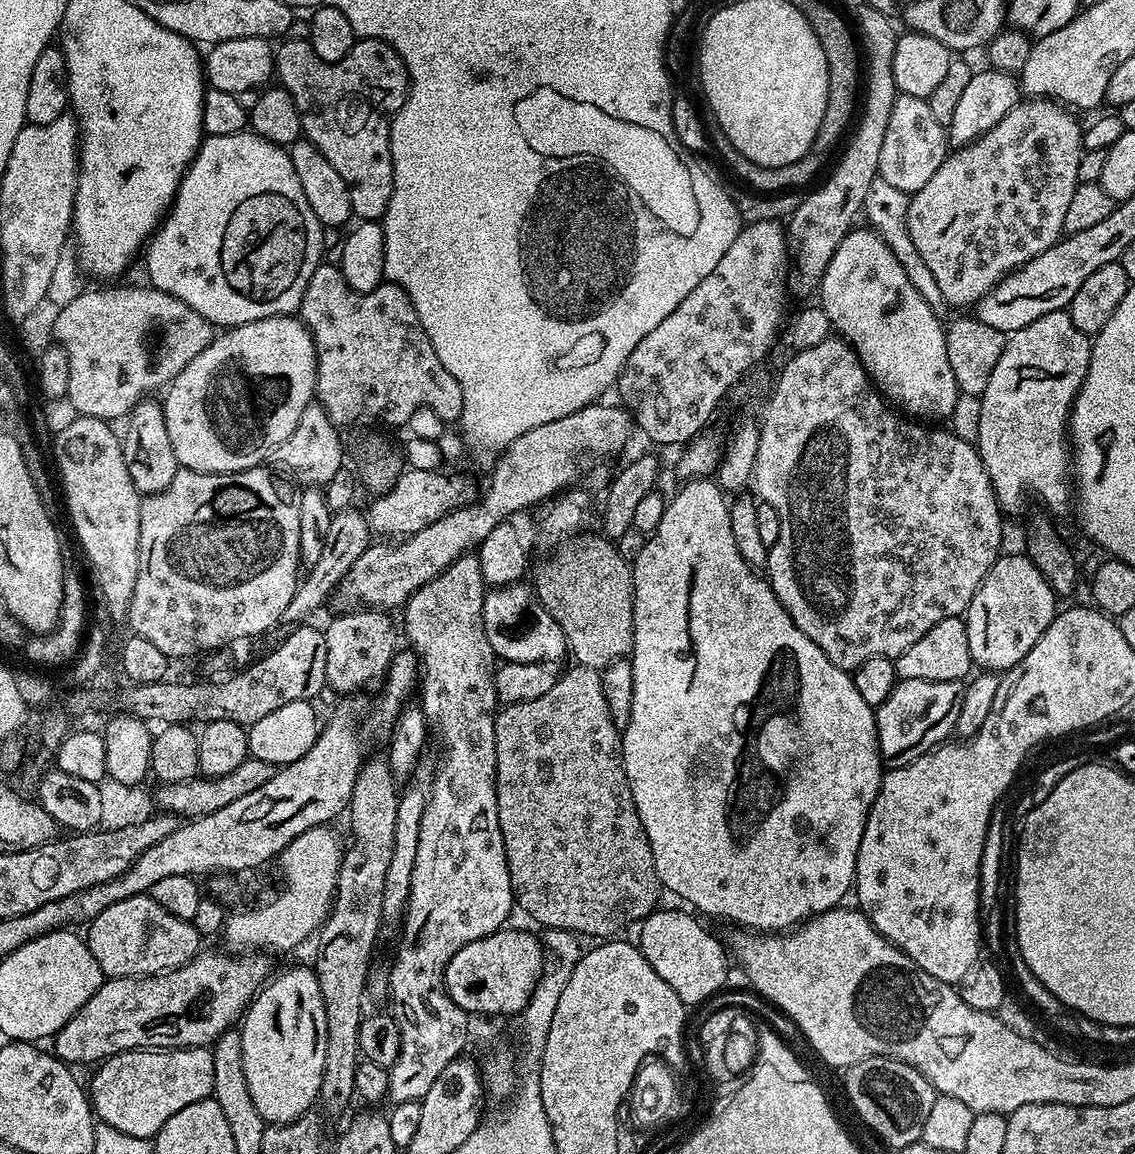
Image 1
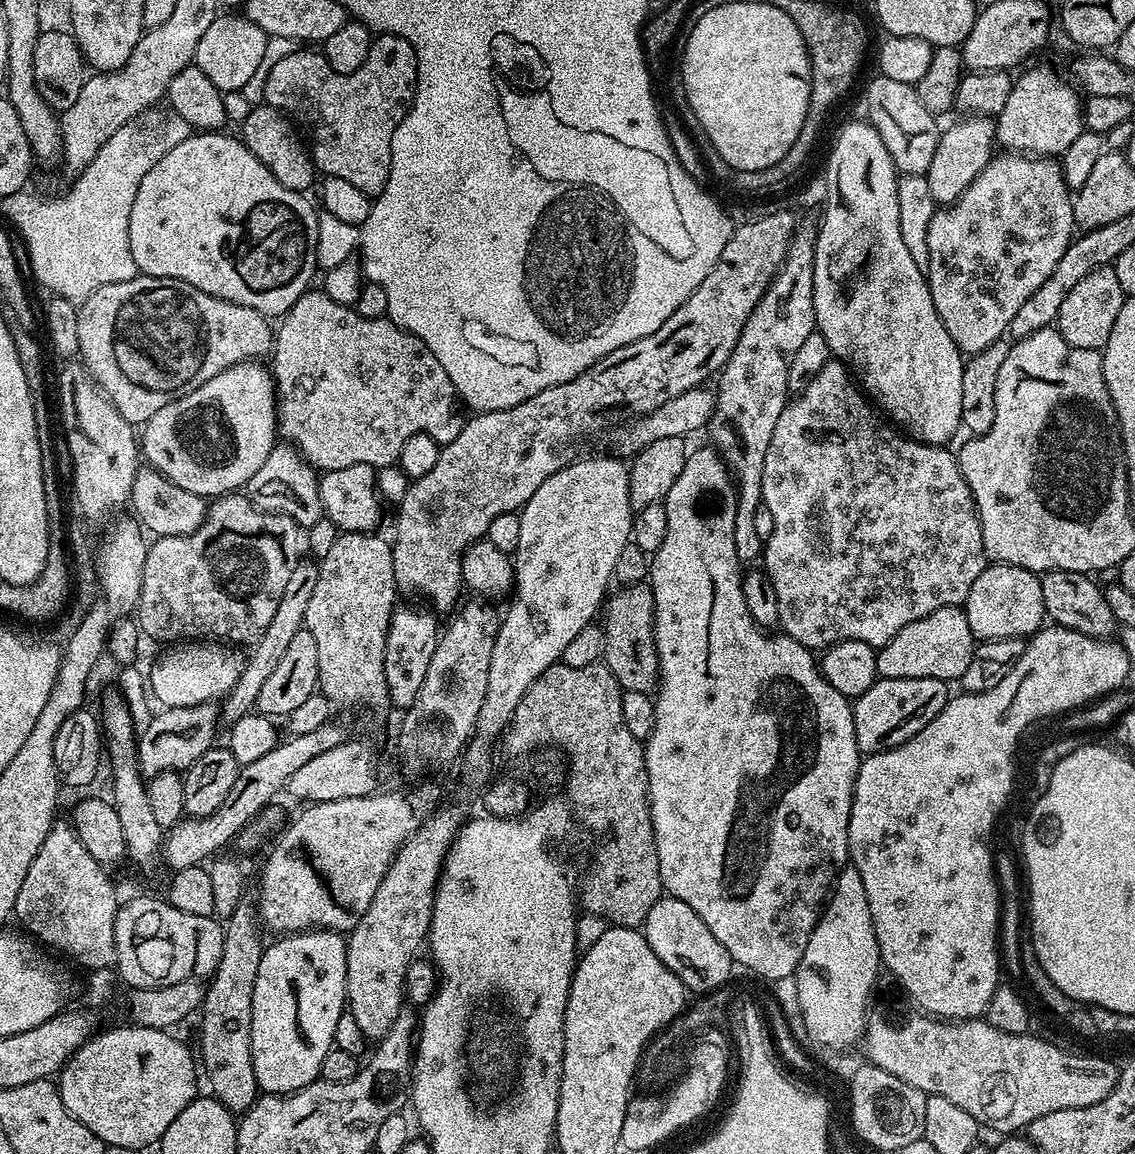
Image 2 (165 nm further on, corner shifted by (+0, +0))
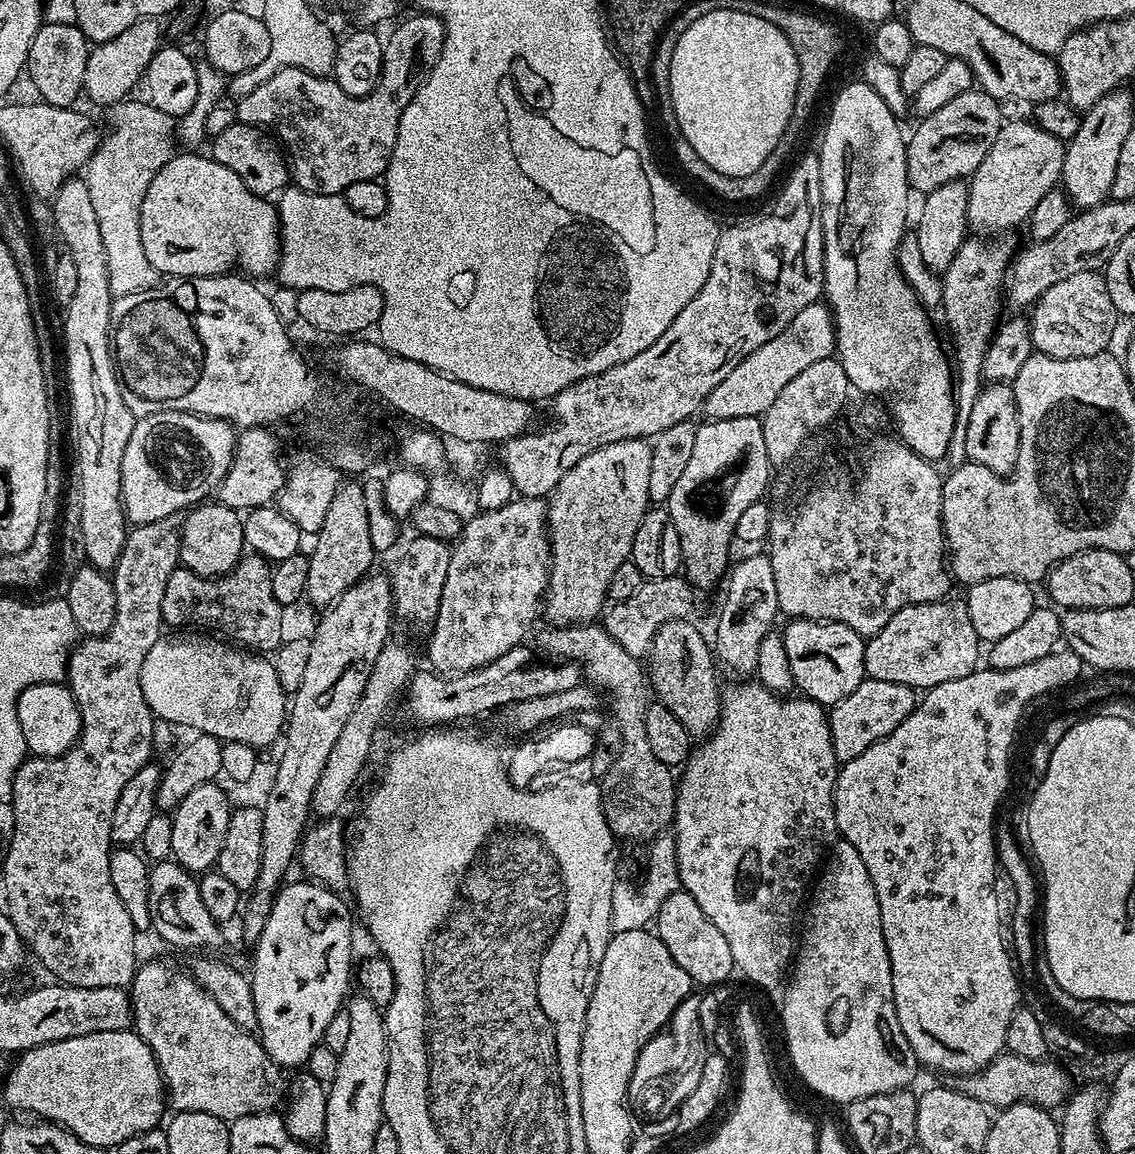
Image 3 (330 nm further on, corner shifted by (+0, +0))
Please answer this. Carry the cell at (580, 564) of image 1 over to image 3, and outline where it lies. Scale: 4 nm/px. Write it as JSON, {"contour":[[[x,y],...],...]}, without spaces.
{"contour":[[[689,619],[671,620],[658,630],[646,657],[646,680],[655,699],[665,704],[686,726],[689,736],[707,738],[720,721],[721,685],[716,685],[717,661],[713,649],[704,641],[704,636],[689,623]]]}

